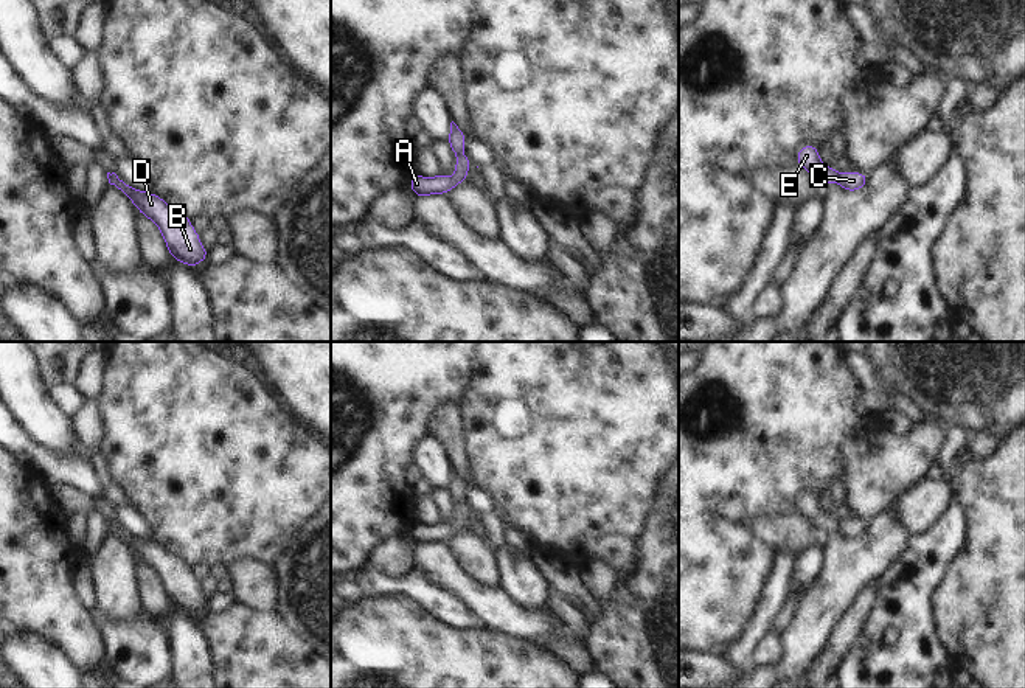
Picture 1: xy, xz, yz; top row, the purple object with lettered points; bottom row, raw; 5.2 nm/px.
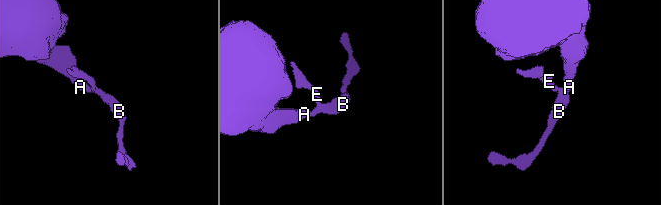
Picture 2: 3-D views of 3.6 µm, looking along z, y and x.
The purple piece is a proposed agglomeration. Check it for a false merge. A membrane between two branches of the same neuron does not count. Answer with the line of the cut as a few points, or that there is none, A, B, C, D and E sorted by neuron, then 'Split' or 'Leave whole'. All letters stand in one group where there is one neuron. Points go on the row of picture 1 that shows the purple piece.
Split along yz (840, 174), (837, 180). Groups: A B C D / E. Split

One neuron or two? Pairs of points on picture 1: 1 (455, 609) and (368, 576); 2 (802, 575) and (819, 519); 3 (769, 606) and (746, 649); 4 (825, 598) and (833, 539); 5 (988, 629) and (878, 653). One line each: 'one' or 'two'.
1: one
2: two
3: one
4: one
5: two

